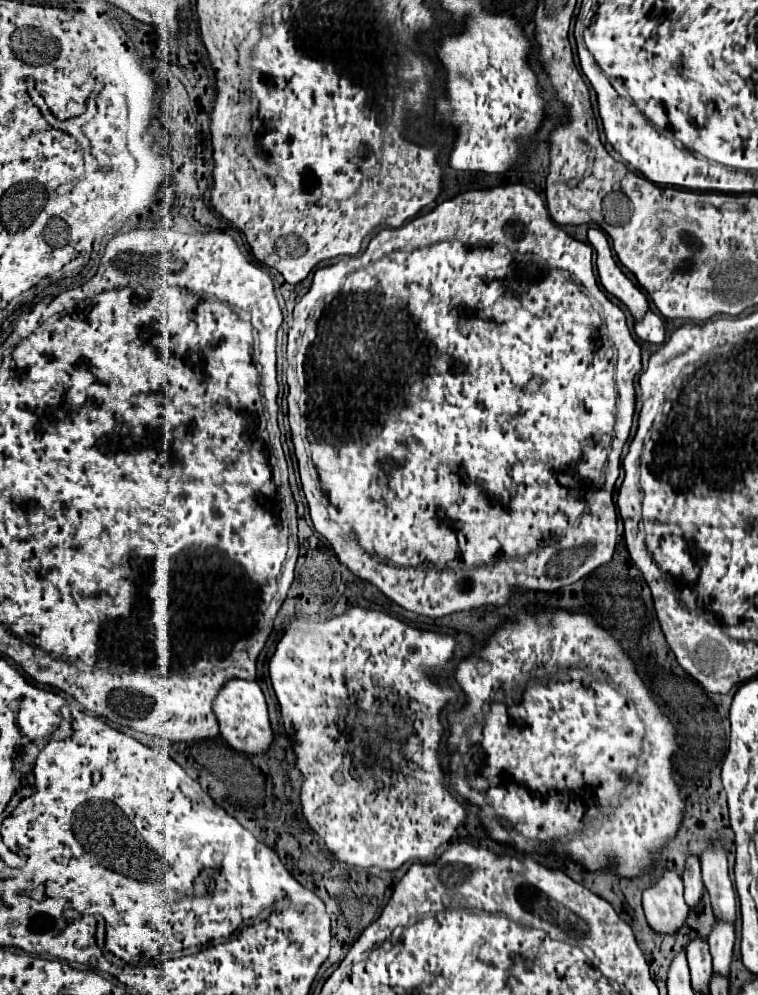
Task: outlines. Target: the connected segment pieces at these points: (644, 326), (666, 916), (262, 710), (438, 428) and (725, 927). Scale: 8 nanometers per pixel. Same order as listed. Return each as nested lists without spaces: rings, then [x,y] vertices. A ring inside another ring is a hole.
[[[646,311],[646,315],[634,323],[634,331],[642,341],[650,341],[660,345],[664,341],[664,323],[654,311]]]
[[[664,869],[660,879],[652,881],[642,891],[642,905],[654,931],[676,933],[684,925],[690,911],[682,895],[680,875],[672,869]]]
[[[246,679],[226,681],[226,685],[222,685],[222,691],[218,691],[218,695],[214,699],[214,715],[220,725],[220,735],[236,751],[262,753],[272,743],[272,729],[270,729],[270,721],[268,721],[266,699],[256,681],[246,681]]]
[[[522,183],[498,185],[492,189],[460,193],[454,199],[448,199],[448,201],[436,205],[430,213],[414,217],[412,221],[408,221],[406,225],[402,225],[398,229],[390,229],[390,227],[382,229],[370,241],[368,249],[362,255],[344,257],[334,265],[318,269],[314,273],[314,281],[312,281],[310,291],[294,307],[294,323],[288,333],[294,339],[290,339],[290,343],[288,343],[290,351],[288,351],[288,371],[286,371],[288,387],[290,387],[288,423],[292,429],[292,443],[296,449],[302,489],[304,489],[304,495],[306,495],[306,501],[310,507],[310,517],[312,517],[314,529],[328,539],[328,543],[336,551],[340,563],[344,563],[352,573],[356,573],[360,579],[374,583],[388,599],[396,601],[400,607],[412,611],[412,613],[418,613],[418,615],[426,615],[426,617],[442,617],[442,615],[450,615],[456,611],[478,609],[484,605],[502,607],[514,595],[520,595],[526,591],[552,593],[552,591],[558,591],[560,587],[576,583],[584,575],[592,573],[596,567],[608,563],[612,559],[614,547],[616,547],[616,507],[612,503],[612,491],[614,491],[614,483],[620,475],[620,451],[630,435],[630,425],[632,425],[632,415],[634,415],[634,377],[642,369],[640,347],[632,339],[626,321],[626,313],[618,305],[614,305],[596,283],[594,267],[592,267],[592,247],[582,241],[576,241],[562,227],[558,227],[552,221],[548,209],[544,205],[544,199],[534,189],[530,189]],[[294,379],[296,379],[296,385],[300,387],[298,389],[298,393],[300,393],[298,395],[300,397],[300,401],[298,401],[300,403],[300,419],[302,419],[300,425],[294,425],[298,421],[294,417],[294,407],[296,407],[294,405]]]
[[[716,919],[708,935],[708,945],[710,945],[712,959],[714,959],[714,971],[728,977],[732,949],[734,949],[734,925],[728,921]]]

